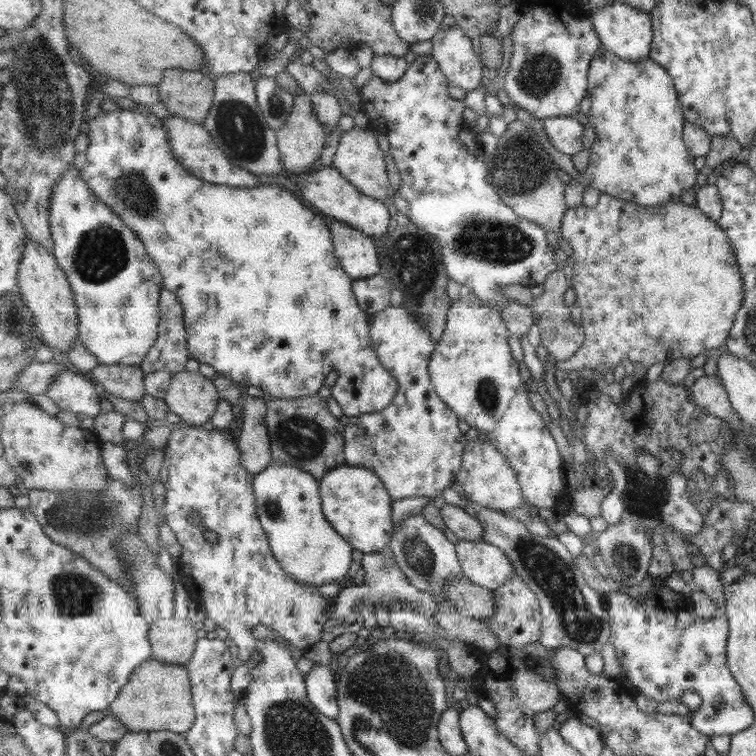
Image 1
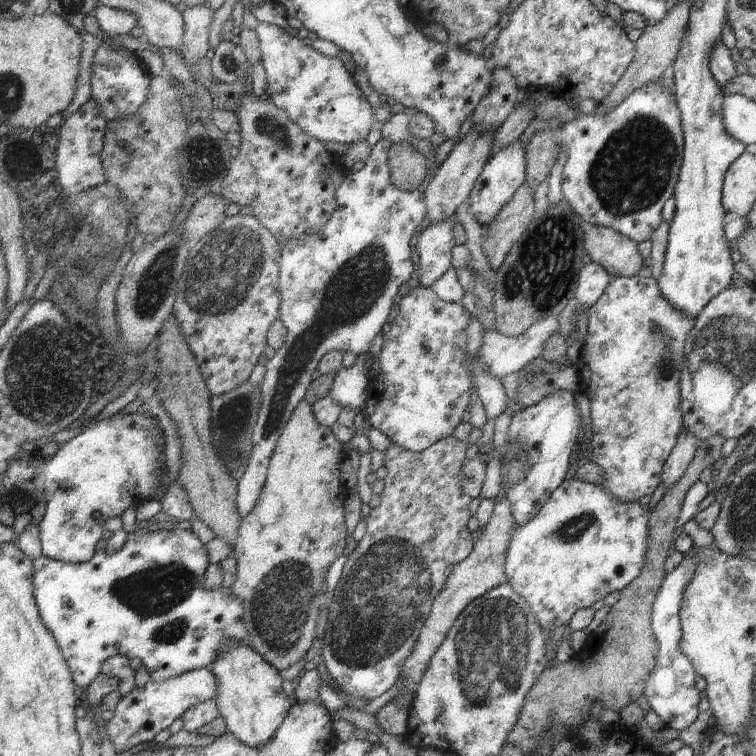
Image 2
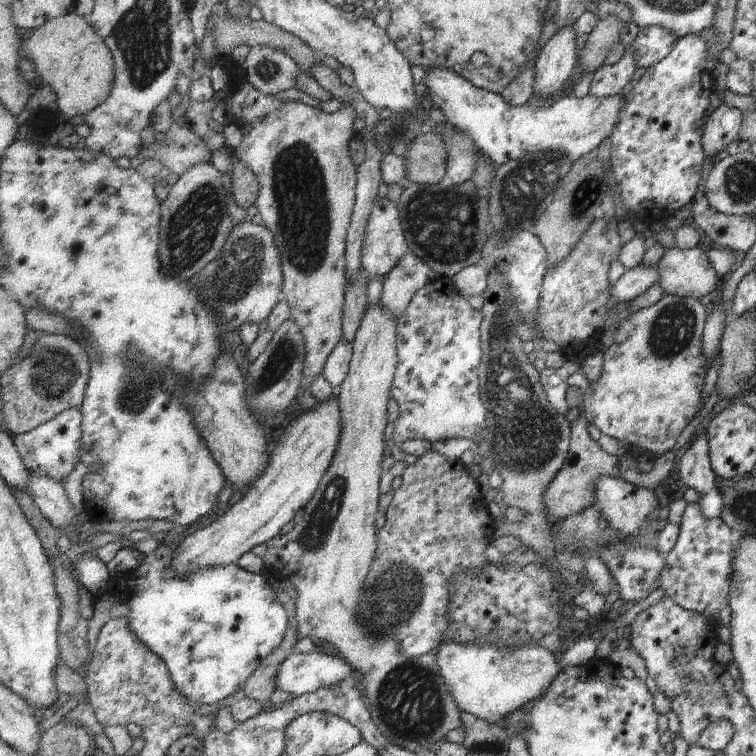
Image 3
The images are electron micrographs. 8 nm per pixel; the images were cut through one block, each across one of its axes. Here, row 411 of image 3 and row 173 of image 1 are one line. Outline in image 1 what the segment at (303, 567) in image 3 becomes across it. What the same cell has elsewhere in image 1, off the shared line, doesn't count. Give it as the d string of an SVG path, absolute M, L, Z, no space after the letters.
M361 124L351 131L342 133L333 166L346 179L350 179L360 191L363 191L363 194L385 201L386 198L391 197L391 184L385 166L386 154L387 152L379 148L377 138Z

